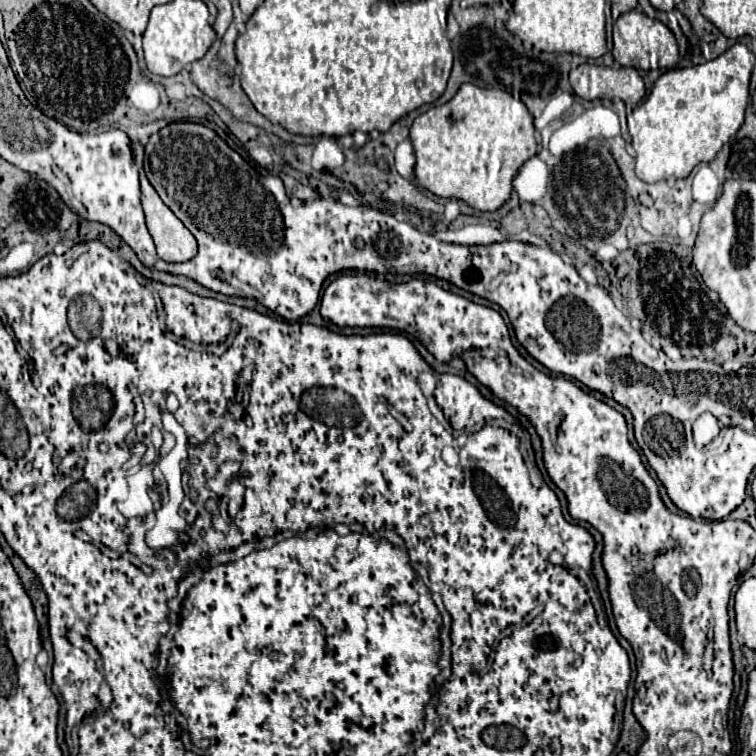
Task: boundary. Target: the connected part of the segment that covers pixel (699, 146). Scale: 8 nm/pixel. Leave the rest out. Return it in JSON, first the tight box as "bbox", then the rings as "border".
{"bbox":[627,43,755,183],"border":[[[735,43],[723,55],[703,65],[687,67],[687,69],[669,69],[665,71],[653,85],[651,95],[627,115],[629,133],[633,137],[633,149],[637,167],[635,173],[645,183],[663,181],[669,177],[687,177],[695,165],[709,163],[717,157],[719,149],[739,131],[743,125],[743,115],[750,100],[751,69],[755,63],[755,55],[743,45]]]}

